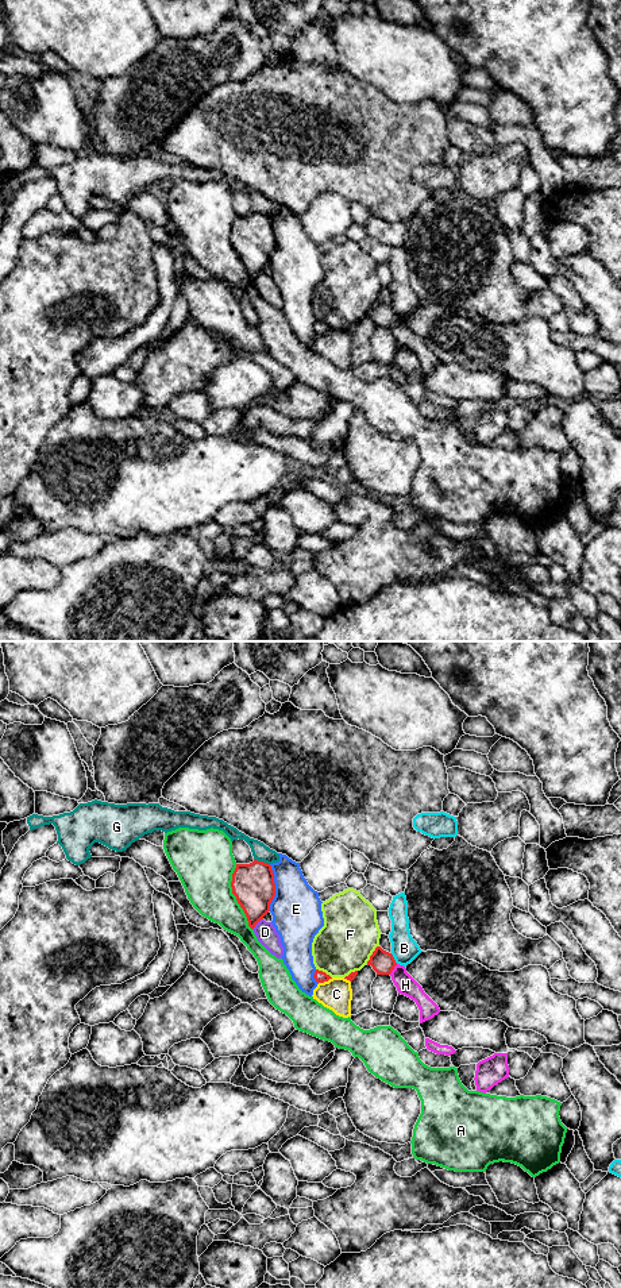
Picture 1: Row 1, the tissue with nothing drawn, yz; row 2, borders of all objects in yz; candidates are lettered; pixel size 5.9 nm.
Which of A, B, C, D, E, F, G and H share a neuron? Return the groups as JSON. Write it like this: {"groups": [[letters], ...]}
{"groups": [["A"], ["B"], ["C"], ["D"], ["E"], ["F"], ["G"], ["H"]]}

